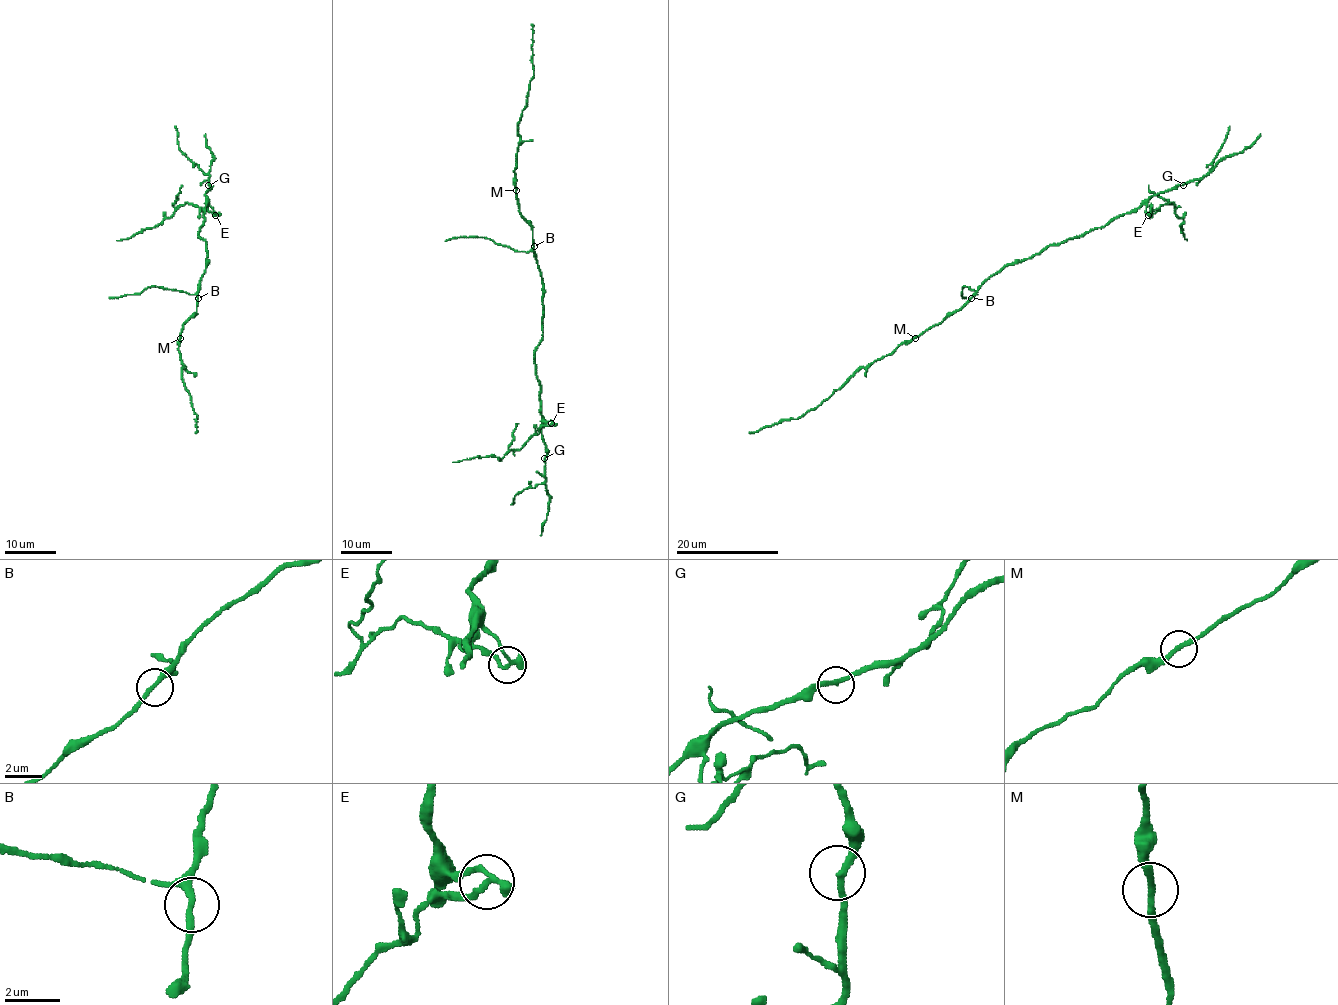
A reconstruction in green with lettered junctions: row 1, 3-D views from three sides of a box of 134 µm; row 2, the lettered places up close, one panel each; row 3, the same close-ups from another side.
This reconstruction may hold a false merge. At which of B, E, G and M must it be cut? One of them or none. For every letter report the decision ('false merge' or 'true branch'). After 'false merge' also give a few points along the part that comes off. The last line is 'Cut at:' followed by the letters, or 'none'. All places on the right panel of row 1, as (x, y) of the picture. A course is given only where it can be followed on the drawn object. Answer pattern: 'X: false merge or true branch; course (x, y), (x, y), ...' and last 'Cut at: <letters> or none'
B: true branch
E: false merge; course (1148, 215), (1172, 202), (1175, 213), (1183, 218), (1181, 226), (1187, 240)
G: true branch
M: true branch
Cut at: E

